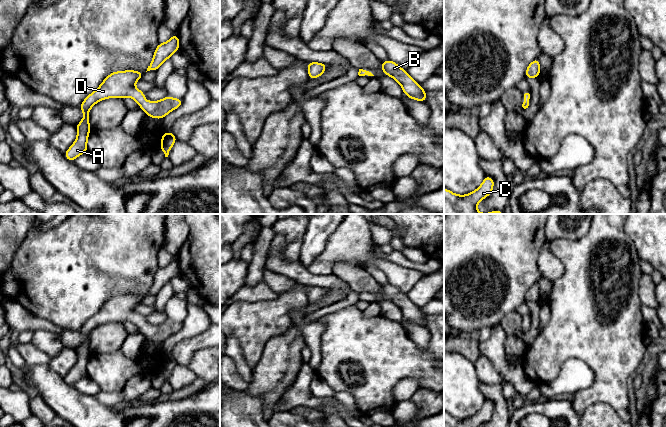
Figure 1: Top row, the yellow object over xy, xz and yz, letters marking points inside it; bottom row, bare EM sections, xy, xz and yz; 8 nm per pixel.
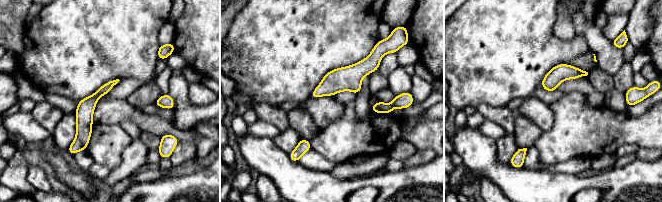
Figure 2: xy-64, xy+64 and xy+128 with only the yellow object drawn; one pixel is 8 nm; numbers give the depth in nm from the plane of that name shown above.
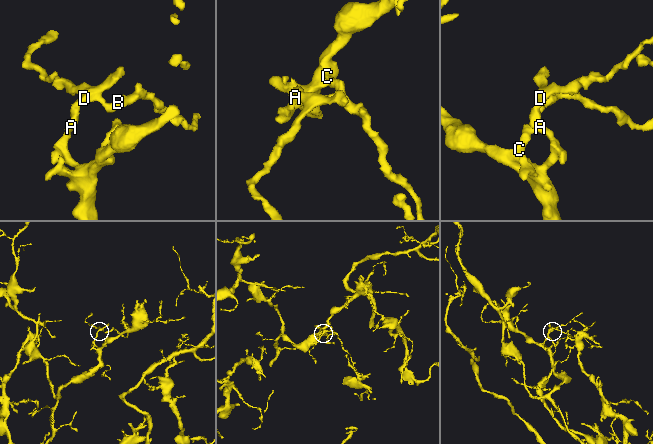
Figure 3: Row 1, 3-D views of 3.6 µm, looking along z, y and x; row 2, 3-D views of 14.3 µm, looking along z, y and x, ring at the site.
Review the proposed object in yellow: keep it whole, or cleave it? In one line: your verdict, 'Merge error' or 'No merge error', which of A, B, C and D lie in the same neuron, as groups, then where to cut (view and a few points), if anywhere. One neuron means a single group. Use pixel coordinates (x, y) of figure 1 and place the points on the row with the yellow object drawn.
No merge error. Groups: A B C D. No split

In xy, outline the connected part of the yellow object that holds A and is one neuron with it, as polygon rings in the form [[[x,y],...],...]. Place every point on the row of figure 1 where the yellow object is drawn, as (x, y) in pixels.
[[[134,70],[110,73],[100,86],[84,99],[80,105],[84,117],[76,126],[76,140],[64,153],[67,160],[73,162],[81,154],[88,152],[87,141],[89,132],[92,130],[89,124],[89,111],[101,100],[130,97],[139,104],[146,116],[157,119],[163,119],[171,111],[182,105],[183,99],[176,99],[171,96],[166,96],[159,101],[145,101],[145,93],[135,88],[136,81],[141,79],[143,75],[144,73]]]

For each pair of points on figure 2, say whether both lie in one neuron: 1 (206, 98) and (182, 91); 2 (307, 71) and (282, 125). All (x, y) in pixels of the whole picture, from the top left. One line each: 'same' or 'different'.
1: different
2: different

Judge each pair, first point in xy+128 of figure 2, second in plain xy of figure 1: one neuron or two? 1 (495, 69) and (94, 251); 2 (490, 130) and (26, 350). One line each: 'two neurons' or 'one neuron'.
1: one neuron
2: one neuron

